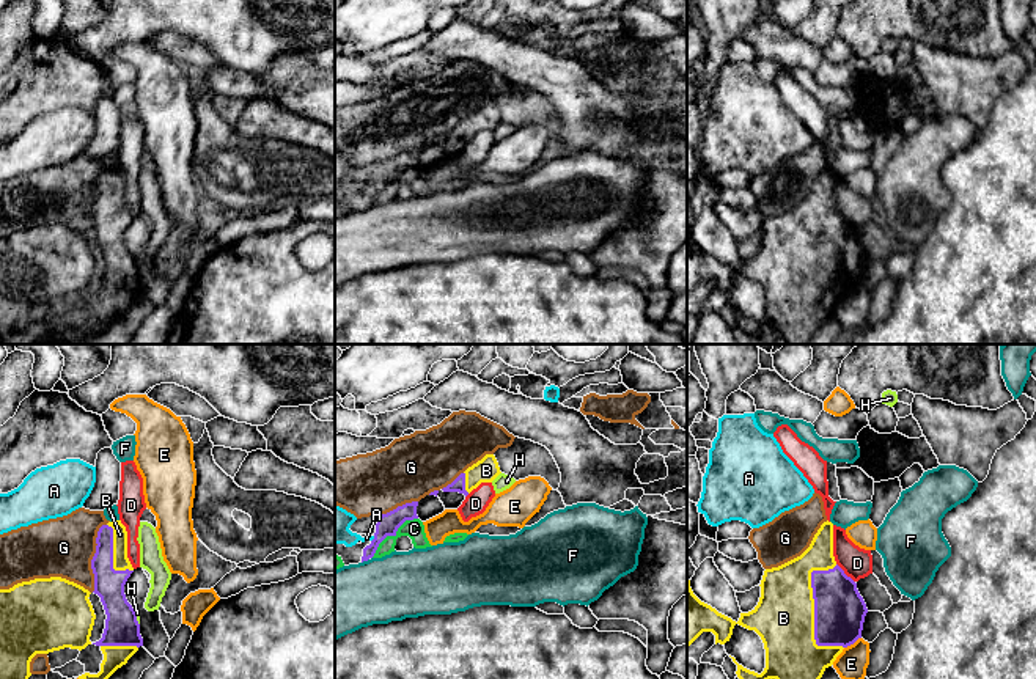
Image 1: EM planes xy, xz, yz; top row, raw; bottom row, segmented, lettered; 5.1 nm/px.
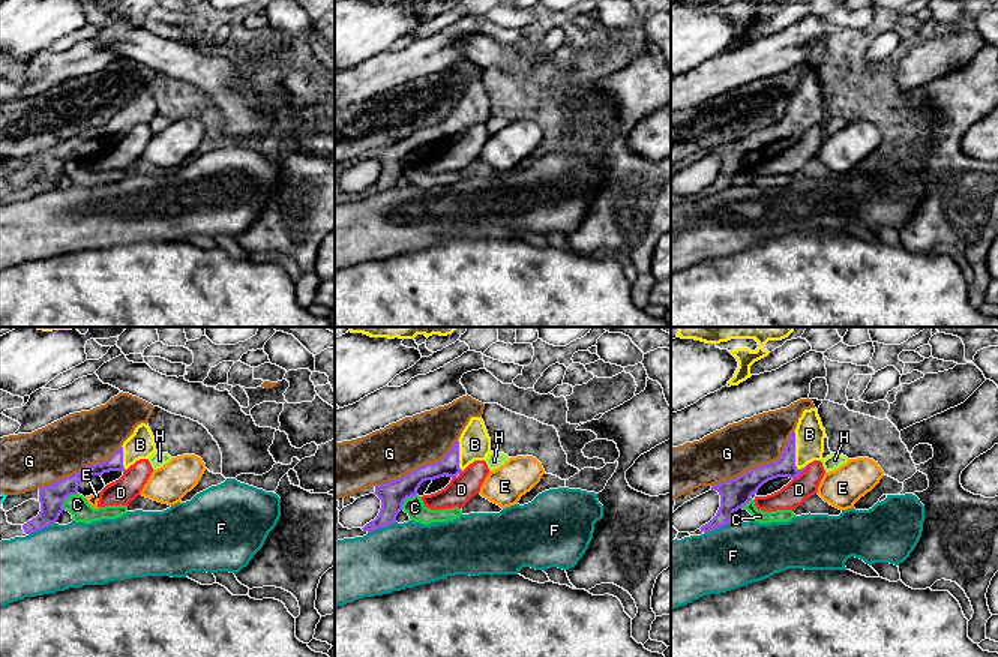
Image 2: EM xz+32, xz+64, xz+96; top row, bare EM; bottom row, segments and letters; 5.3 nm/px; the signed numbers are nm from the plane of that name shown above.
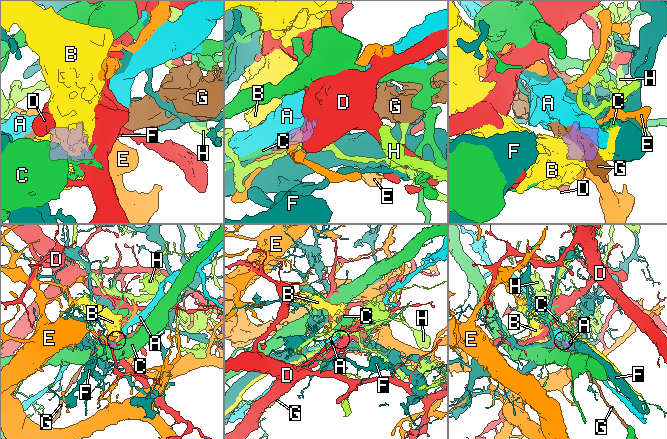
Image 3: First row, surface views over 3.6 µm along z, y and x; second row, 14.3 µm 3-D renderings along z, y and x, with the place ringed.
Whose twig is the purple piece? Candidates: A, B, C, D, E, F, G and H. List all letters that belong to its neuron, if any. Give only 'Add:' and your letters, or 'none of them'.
Add: B

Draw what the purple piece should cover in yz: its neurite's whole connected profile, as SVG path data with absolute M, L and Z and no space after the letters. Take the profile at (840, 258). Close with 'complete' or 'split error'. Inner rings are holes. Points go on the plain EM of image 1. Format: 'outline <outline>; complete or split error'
outline M828 168L824 170L814 182L810 195L800 204L778 215L766 217L759 234L761 245L758 253L748 261L740 261L740 266L736 270L711 253L701 250L693 242L690 228L687 228L687 295L703 280L712 280L715 283L715 292L725 292L729 289L734 273L739 272L748 278L755 278L761 284L766 297L766 316L758 322L744 316L734 305L731 305L737 313L737 325L748 335L759 335L769 327L777 327L789 344L810 344L824 319L833 313L843 297L861 286L863 270L868 261L866 251L857 237L857 231L847 225L835 209L833 171Z; split error

